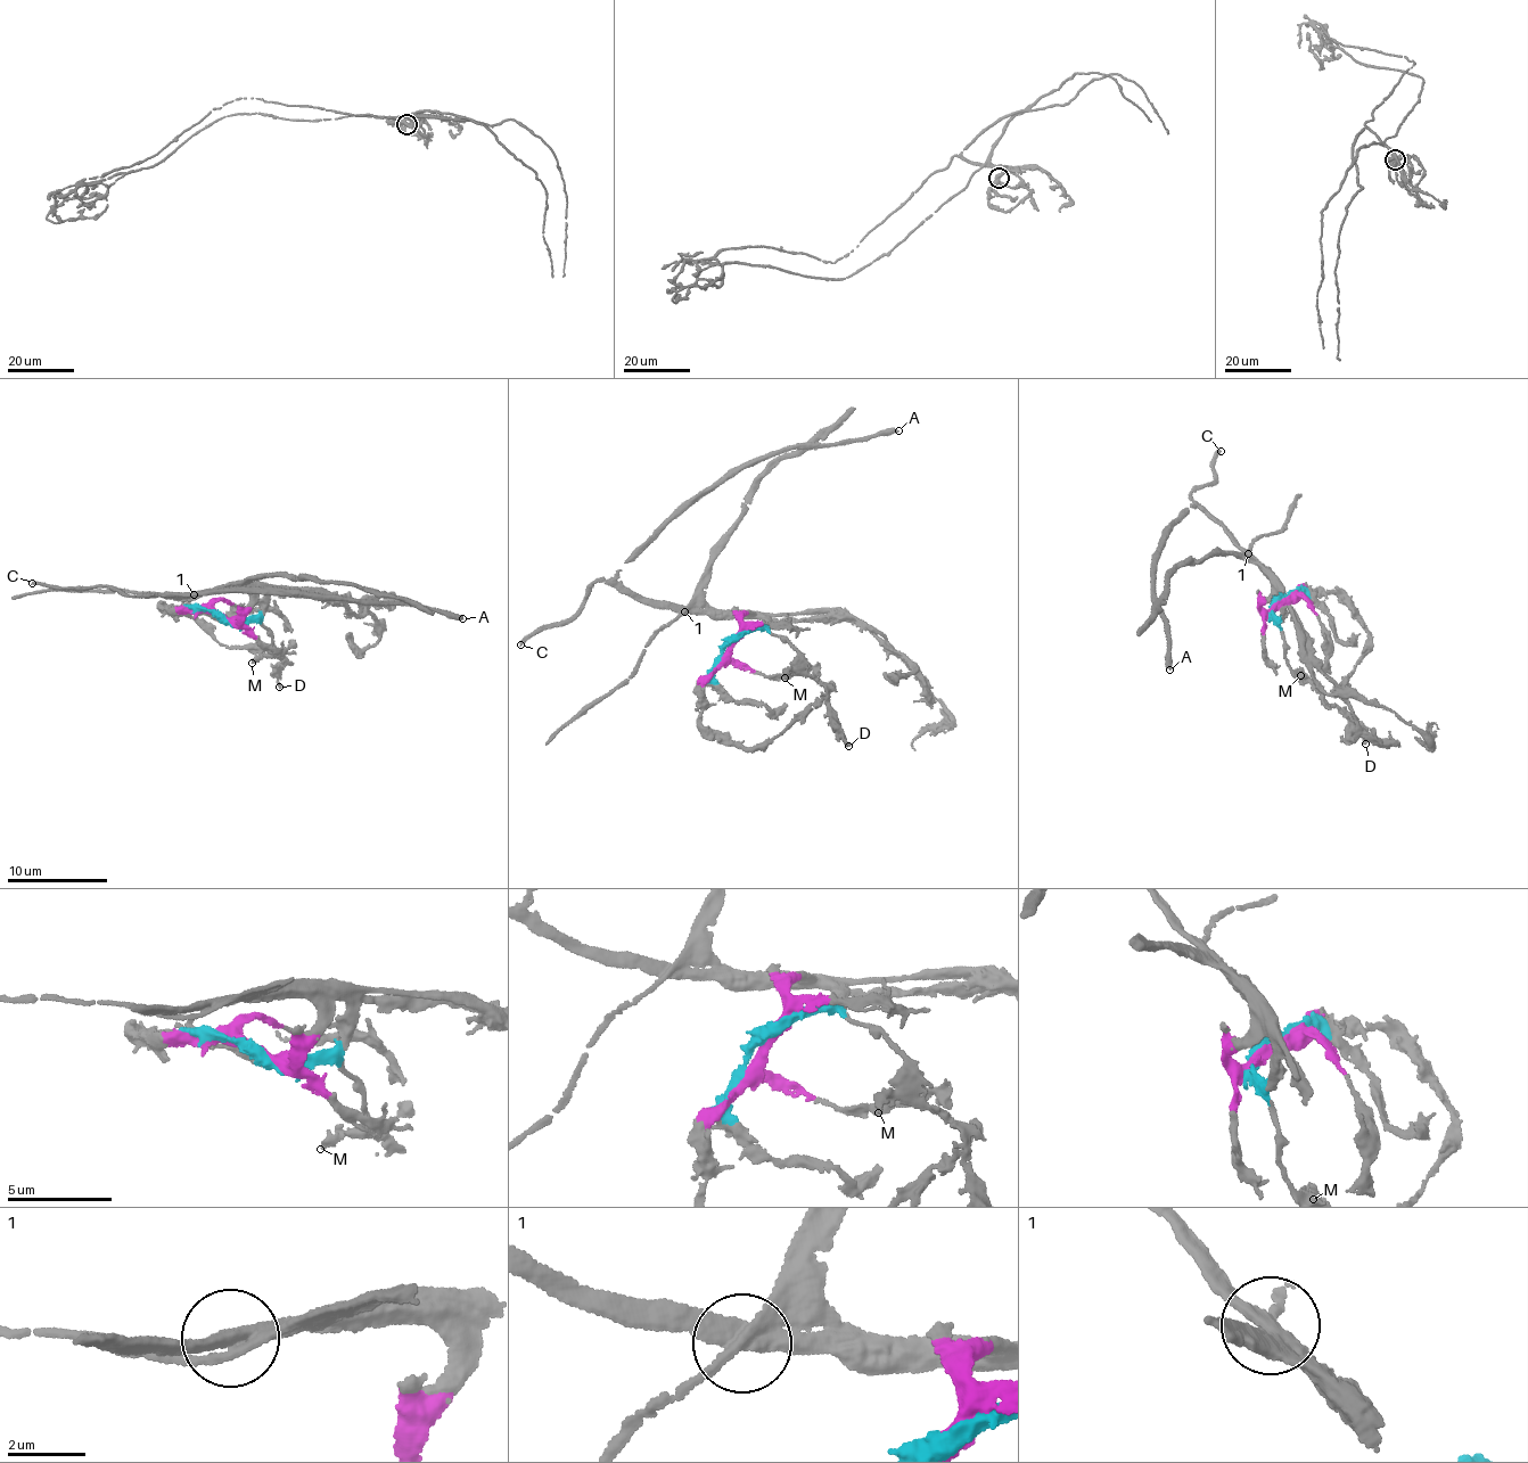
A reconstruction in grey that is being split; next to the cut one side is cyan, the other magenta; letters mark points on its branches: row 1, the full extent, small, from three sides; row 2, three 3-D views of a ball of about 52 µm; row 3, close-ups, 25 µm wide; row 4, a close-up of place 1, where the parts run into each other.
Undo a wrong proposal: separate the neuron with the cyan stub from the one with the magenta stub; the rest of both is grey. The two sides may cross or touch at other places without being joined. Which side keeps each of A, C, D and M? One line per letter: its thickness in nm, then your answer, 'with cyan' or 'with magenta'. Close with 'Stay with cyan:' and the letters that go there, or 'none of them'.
A: 360 nm thick; with magenta
C: 240 nm thick; with magenta
D: 200 nm thick; with cyan
M: 280 nm thick; with cyan
Stay with cyan: D, M

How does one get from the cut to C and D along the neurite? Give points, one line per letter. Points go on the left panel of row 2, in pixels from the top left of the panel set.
C: (220, 615), (236, 622), (251, 597), (239, 590), (174, 598), (133, 596), (91, 586), (54, 589), (31, 583)
D: (220, 616), (233, 622), (256, 619), (272, 638), (272, 655), (285, 660), (278, 670), (279, 687)

